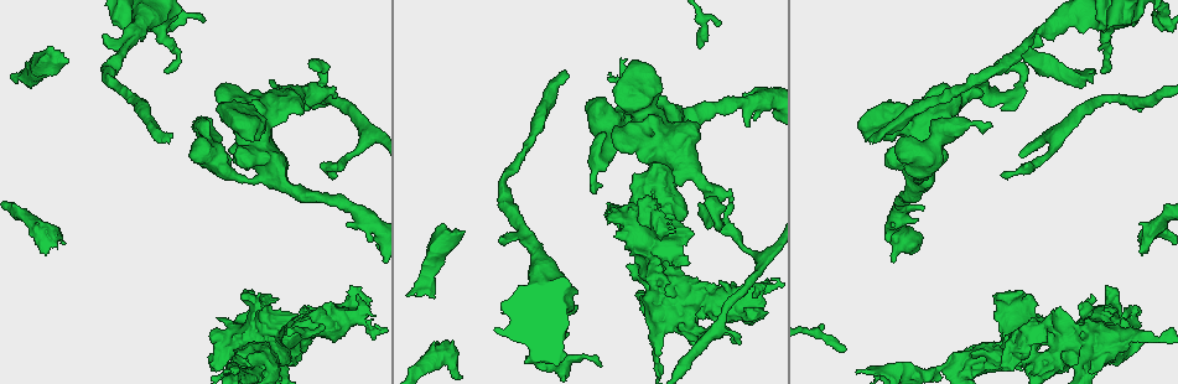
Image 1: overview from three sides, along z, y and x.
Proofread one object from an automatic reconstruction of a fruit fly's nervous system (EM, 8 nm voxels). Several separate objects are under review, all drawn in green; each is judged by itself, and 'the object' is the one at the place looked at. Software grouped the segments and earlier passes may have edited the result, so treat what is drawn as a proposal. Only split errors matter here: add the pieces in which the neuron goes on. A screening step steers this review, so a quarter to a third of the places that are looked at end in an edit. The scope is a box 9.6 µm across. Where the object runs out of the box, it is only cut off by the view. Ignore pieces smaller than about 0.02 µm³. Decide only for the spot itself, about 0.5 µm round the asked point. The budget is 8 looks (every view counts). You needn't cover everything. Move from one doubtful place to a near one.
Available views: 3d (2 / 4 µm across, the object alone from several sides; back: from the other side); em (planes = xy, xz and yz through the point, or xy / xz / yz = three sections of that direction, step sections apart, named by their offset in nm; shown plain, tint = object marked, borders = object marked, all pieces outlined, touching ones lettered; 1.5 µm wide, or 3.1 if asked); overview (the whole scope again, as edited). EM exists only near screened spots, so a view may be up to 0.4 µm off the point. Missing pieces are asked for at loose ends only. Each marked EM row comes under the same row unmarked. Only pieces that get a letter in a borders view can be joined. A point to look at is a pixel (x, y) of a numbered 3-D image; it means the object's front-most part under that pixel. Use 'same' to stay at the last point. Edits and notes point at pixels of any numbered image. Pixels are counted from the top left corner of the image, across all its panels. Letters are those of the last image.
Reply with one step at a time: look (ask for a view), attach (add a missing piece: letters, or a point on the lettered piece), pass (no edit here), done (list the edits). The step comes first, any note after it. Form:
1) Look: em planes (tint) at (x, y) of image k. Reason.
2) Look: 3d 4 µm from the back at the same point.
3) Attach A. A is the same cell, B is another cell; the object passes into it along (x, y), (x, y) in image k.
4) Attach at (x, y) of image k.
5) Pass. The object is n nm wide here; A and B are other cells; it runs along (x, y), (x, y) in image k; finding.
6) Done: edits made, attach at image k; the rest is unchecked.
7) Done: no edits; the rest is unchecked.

Look: 3d 4 µm from the back at (1108, 287) of image 1. Free end.

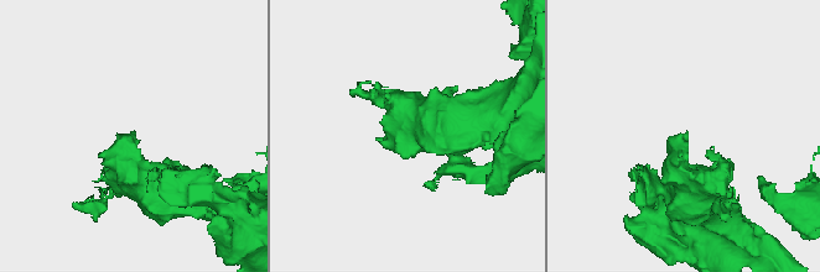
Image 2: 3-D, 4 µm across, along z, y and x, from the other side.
Look: em planes (borders) at (688, 132) of image 2.

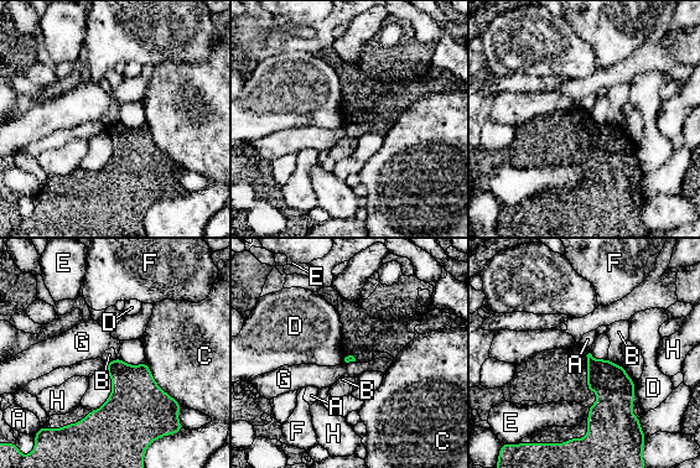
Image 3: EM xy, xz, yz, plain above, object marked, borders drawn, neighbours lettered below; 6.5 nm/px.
Pass. The longest contact is with C, 360 nm; A, B, C, D, E, F, G and H are other cells; none of them fits.

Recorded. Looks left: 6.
Look: 3d 4 µm at (592, 193) of image 1. An open end.

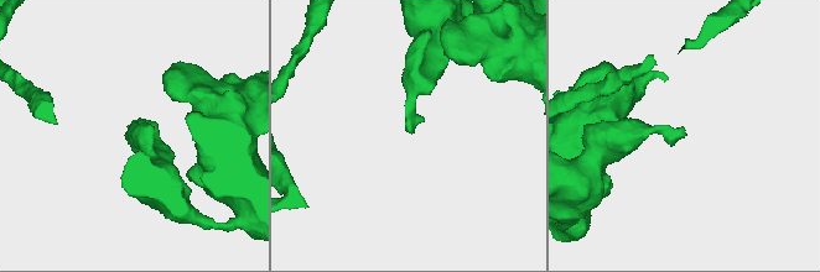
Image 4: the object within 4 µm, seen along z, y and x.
Look: em planes (borders) at (410, 132) of image 4. Now the EM.

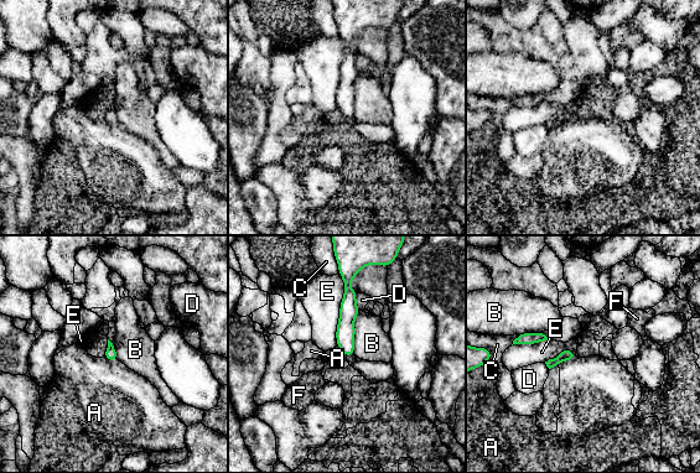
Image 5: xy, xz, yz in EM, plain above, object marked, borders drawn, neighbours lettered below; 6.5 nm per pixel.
Pass. The longest contact is with E, 480 nm; A, B, C, D, E and F are other cells; it runs along (348, 280), (347, 352) in image 5; none of them fits.

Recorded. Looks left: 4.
Look: em xz step 8 (borders) at (568, 73) of image 1. Branch stops here.

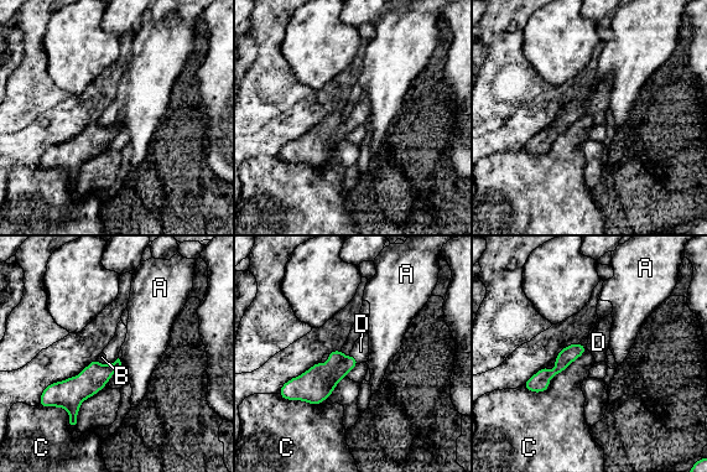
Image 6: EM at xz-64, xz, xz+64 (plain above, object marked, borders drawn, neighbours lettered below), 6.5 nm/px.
Look: em planes (borders) at the same point. Another direction.

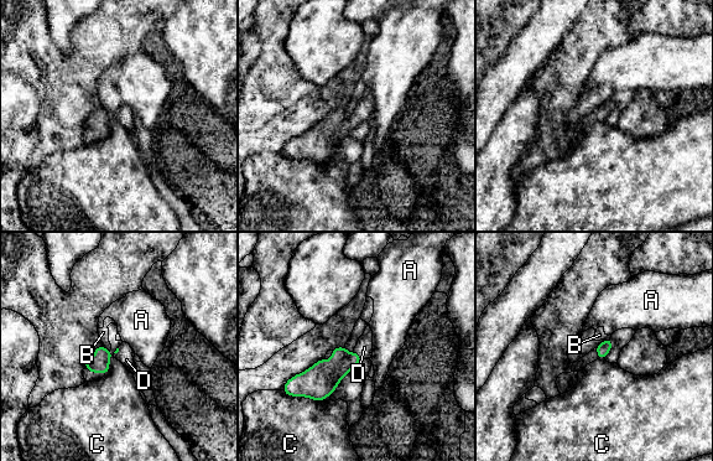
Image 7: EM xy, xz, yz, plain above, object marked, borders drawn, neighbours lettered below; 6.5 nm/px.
Attach D. The longest contact is with C, 320 nm; D is the same cell, A, B and C are other cells; the object passes into it along (327, 376), (359, 355), (364, 347) in image 7; the neuron continues.

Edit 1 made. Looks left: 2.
Done: edits made, attach at image 7; the rest is unchecked.

